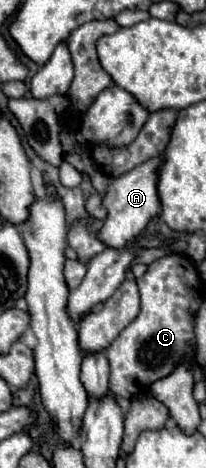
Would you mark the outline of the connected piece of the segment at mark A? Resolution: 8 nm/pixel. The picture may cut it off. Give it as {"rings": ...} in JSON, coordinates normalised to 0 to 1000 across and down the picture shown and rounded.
{"rings":[[[762,335],[549,382],[529,404],[500,412],[500,442],[519,447],[519,468],[500,485],[471,494],[471,511],[490,519],[510,519],[539,532],[587,532],[626,524],[655,506],[684,502],[714,476],[772,455],[772,417],[762,417],[762,357],[772,353],[782,353],[782,340]]]}

